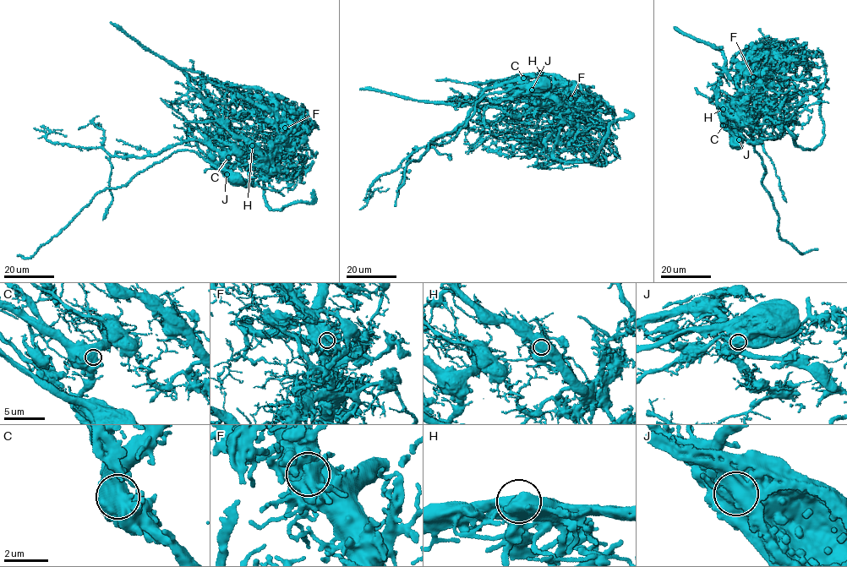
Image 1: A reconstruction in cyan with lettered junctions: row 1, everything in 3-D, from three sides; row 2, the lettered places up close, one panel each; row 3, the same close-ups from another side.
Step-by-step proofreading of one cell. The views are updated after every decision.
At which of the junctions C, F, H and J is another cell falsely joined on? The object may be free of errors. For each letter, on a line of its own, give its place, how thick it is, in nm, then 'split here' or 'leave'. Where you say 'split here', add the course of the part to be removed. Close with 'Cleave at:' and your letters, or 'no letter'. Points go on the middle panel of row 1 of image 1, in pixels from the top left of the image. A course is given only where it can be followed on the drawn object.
C: at (523, 78); 1150 nm thick; leave
F: at (571, 98); 1050 nm thick; leave
H: at (540, 73); 1250 nm thick; leave
J: at (532, 89); 1400 nm thick; split here; foreign part runs (532, 90), (517, 86), (486, 94), (456, 137), (429, 143), (418, 160), (407, 165), (395, 206)
Cleave at: J

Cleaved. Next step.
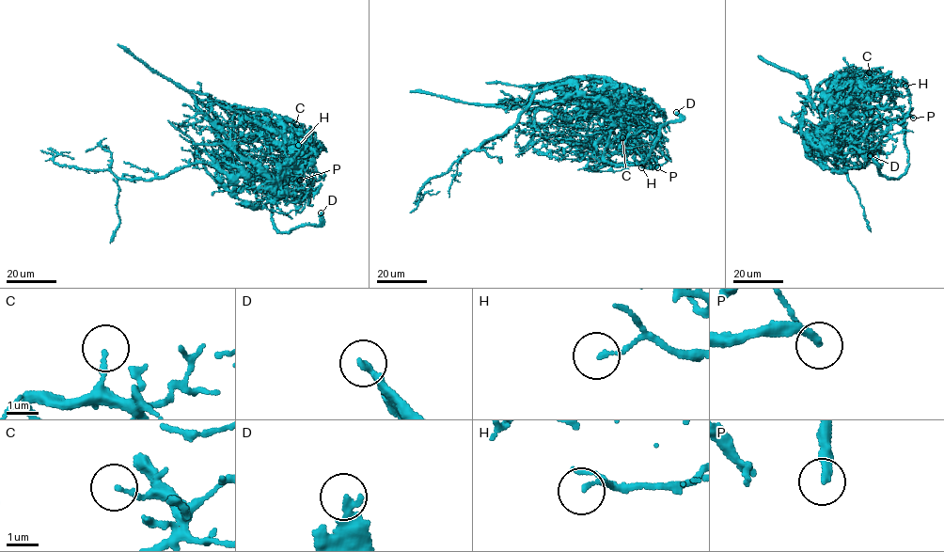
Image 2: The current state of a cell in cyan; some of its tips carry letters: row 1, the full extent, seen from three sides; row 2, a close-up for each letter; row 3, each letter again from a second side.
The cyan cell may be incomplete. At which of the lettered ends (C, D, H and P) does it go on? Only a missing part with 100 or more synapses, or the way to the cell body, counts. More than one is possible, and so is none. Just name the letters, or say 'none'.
D

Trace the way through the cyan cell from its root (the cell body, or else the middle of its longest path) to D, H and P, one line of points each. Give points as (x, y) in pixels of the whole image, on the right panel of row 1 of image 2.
D: (845, 141), (860, 140), (887, 118), (900, 122), (908, 151), (905, 172), (898, 178), (884, 177), (870, 155)
H: (845, 141), (857, 134), (838, 102), (841, 90), (856, 85), (876, 87), (893, 79), (904, 79), (905, 86)
P: (845, 141), (857, 134), (846, 122), (842, 109), (847, 104), (861, 101), (873, 109), (875, 126), (913, 118)

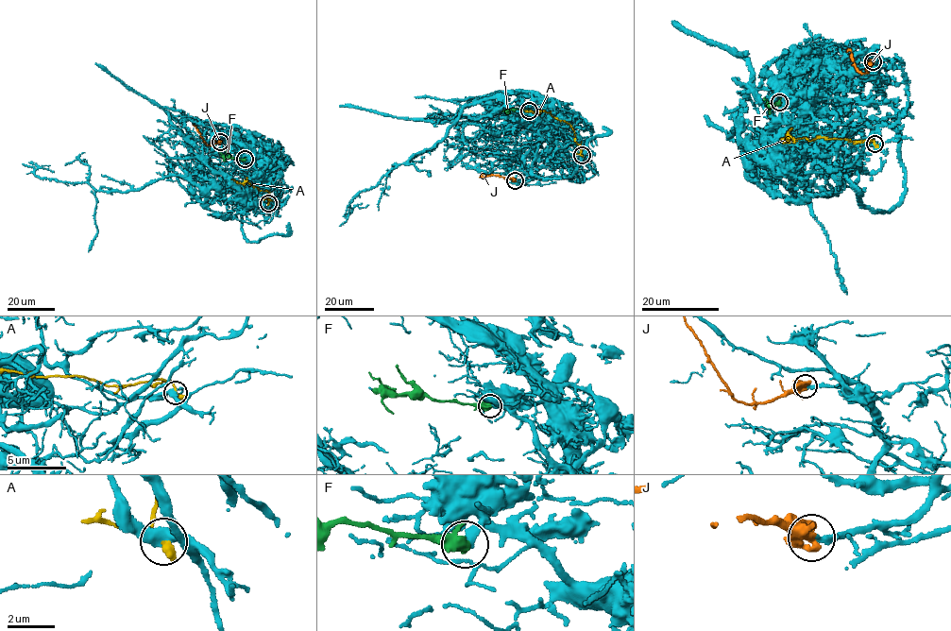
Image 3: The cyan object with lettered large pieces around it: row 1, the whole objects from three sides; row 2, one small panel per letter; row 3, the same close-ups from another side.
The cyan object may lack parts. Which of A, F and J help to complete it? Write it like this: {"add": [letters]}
{"add": ["J"]}

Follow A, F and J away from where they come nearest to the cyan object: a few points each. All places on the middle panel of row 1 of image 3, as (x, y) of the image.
A: (582, 155), (569, 124), (542, 110), (525, 112)
F: (529, 110), (516, 109), (501, 110)
J: (515, 180), (493, 175), (483, 177), (483, 174)

